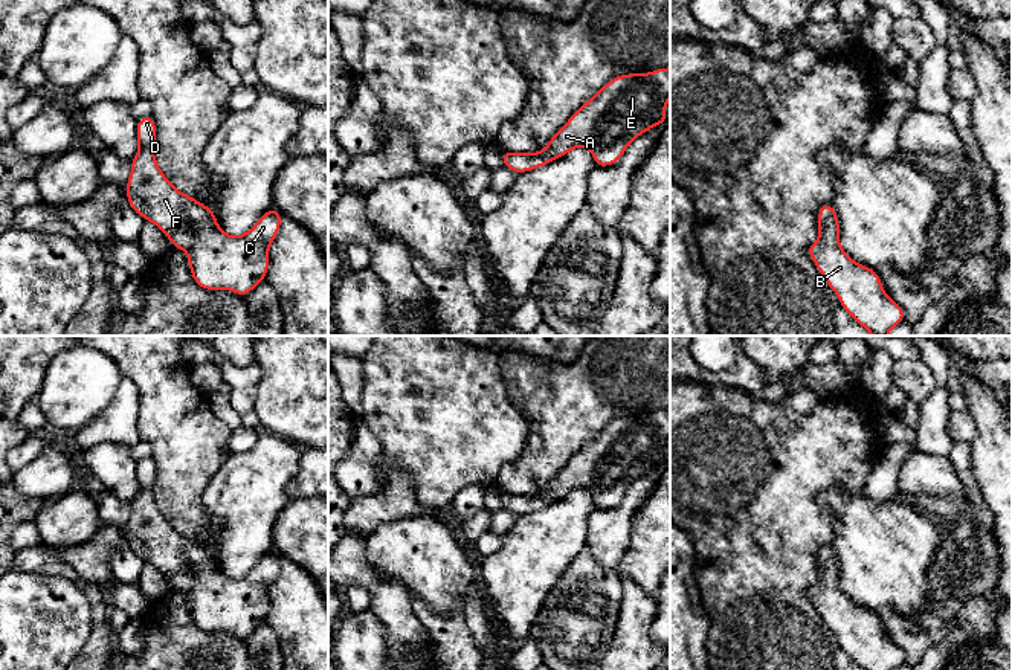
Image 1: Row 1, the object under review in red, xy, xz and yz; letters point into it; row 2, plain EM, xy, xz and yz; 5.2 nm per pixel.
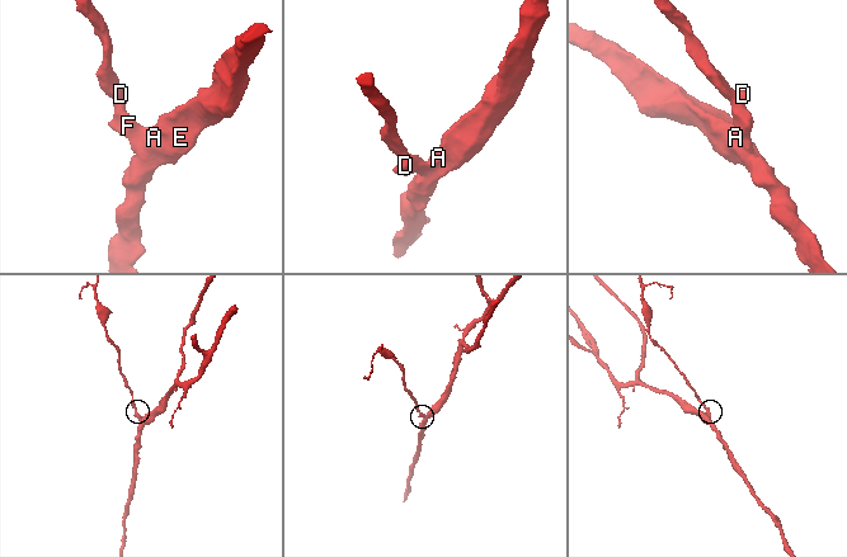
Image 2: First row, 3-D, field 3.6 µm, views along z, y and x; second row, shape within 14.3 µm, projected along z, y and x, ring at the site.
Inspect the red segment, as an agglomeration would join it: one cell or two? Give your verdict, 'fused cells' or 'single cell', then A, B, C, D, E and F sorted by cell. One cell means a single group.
single cell; groups A B C D E F

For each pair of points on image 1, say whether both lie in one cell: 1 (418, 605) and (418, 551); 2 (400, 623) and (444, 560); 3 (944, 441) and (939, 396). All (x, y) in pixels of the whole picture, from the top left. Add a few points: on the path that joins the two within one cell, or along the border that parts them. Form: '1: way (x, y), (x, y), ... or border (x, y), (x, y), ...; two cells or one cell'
1: border (409, 591), (437, 614), (451, 614); two cells
2: border (379, 573), (409, 591); two cells
3: way (937, 431), (937, 406); one cell

